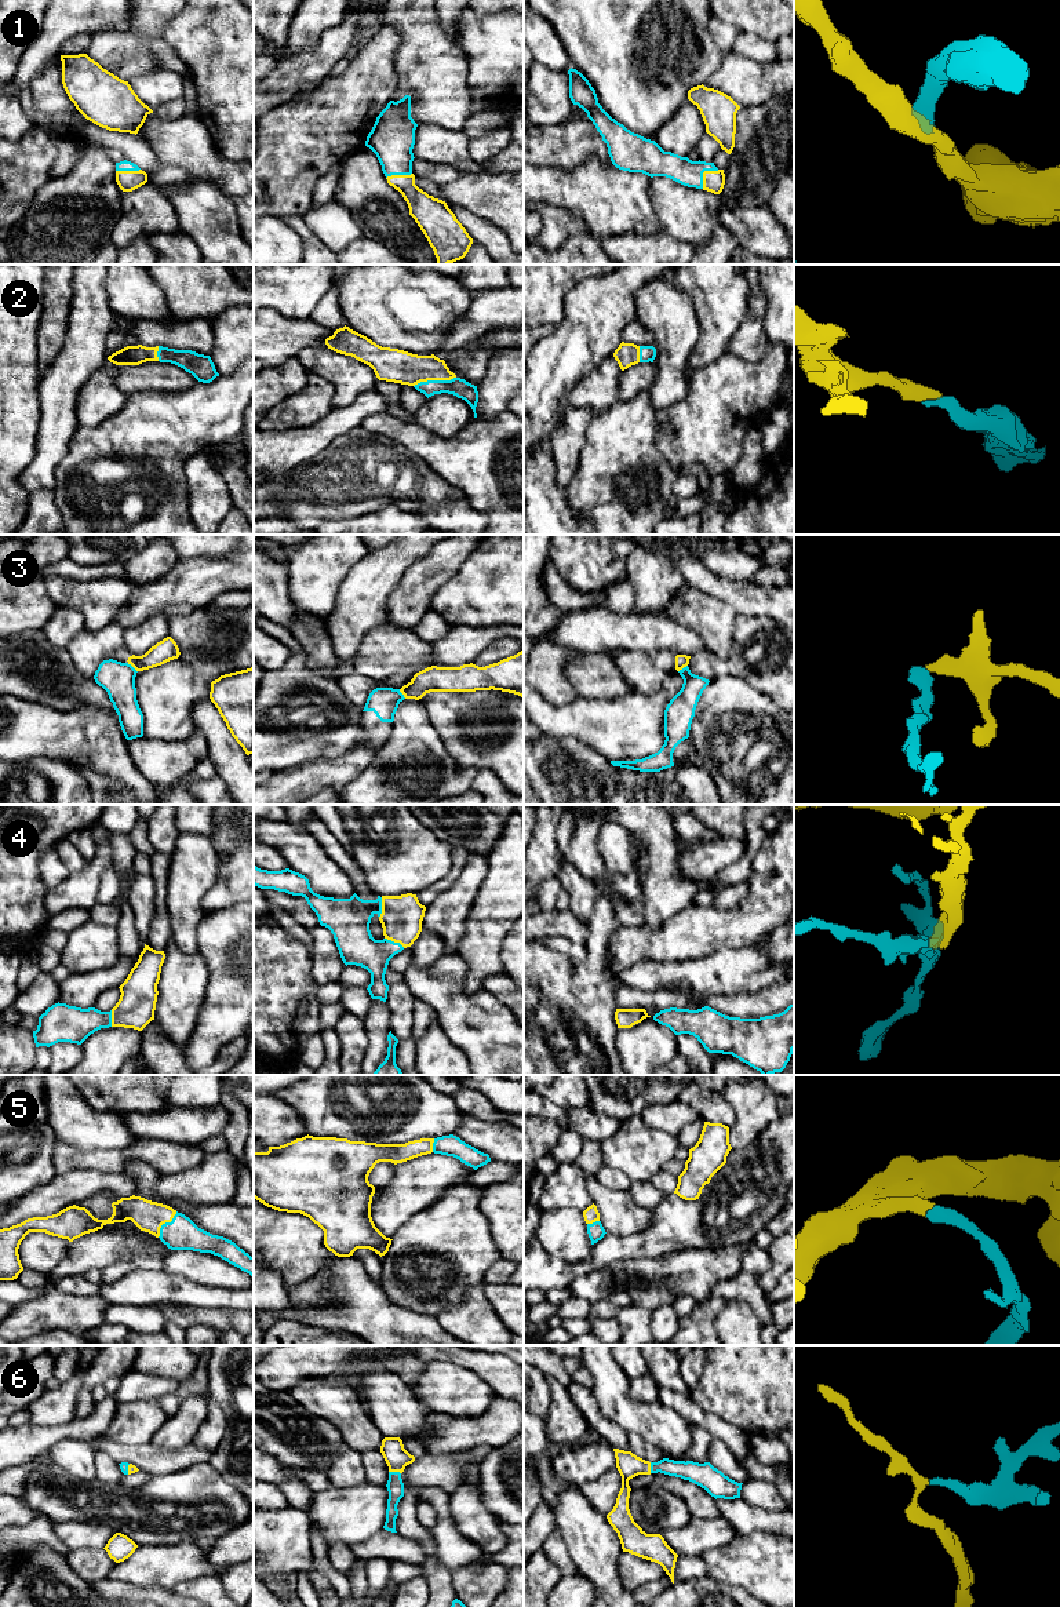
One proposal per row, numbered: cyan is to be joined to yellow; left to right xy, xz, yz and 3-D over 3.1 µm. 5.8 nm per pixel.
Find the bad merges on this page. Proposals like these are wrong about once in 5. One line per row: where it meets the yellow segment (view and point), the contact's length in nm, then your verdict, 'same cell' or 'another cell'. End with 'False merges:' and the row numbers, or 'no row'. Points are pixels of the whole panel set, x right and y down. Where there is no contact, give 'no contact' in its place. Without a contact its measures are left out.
1: contact yz (703, 172); length 150 nm; same cell
2: contact xz (434, 379); length 260 nm; same cell
3: contact xy (133, 666); length 80 nm; another cell
4: contact xz (382, 907); length 120 nm; same cell
5: contact xy (164, 1223); length 190 nm; same cell
6: contact xz (394, 1471); length 70 nm; same cell
False merges: 3

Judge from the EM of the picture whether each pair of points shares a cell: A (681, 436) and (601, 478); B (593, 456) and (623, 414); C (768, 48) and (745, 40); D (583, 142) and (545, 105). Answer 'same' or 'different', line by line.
A: different
B: same
C: same
D: different

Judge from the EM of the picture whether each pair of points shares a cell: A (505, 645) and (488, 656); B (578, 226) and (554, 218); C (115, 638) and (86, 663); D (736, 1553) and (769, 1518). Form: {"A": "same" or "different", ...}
{"A": "same", "B": "same", "C": "same", "D": "different"}

